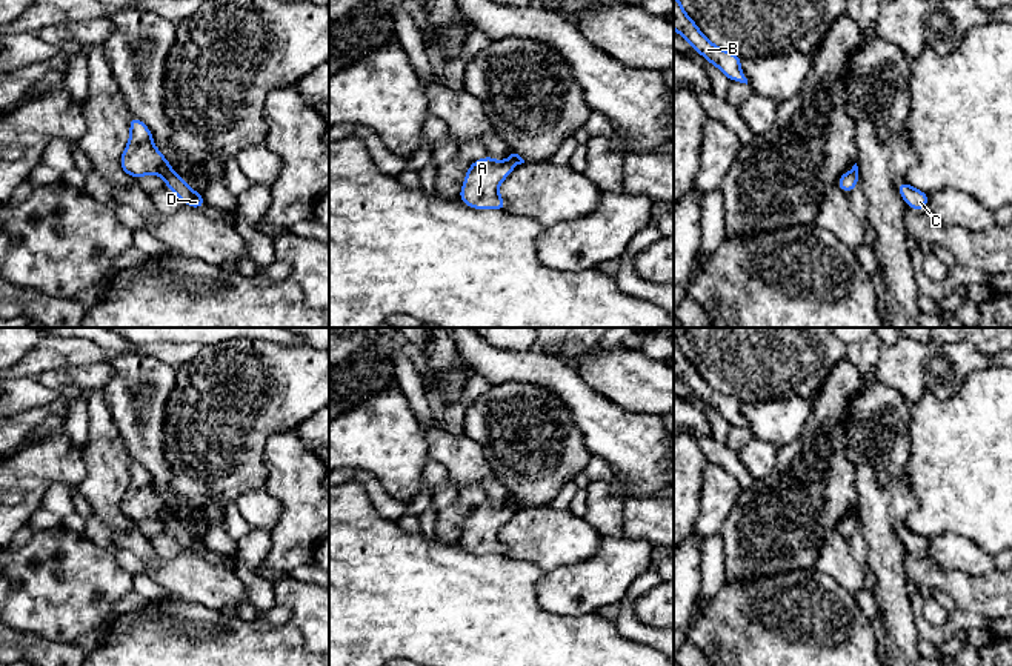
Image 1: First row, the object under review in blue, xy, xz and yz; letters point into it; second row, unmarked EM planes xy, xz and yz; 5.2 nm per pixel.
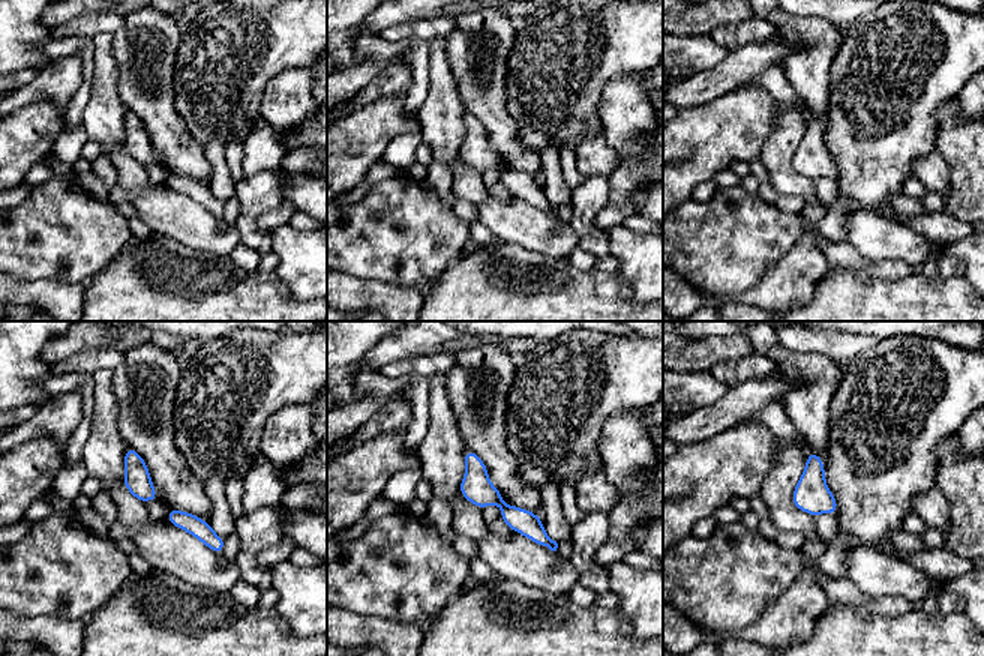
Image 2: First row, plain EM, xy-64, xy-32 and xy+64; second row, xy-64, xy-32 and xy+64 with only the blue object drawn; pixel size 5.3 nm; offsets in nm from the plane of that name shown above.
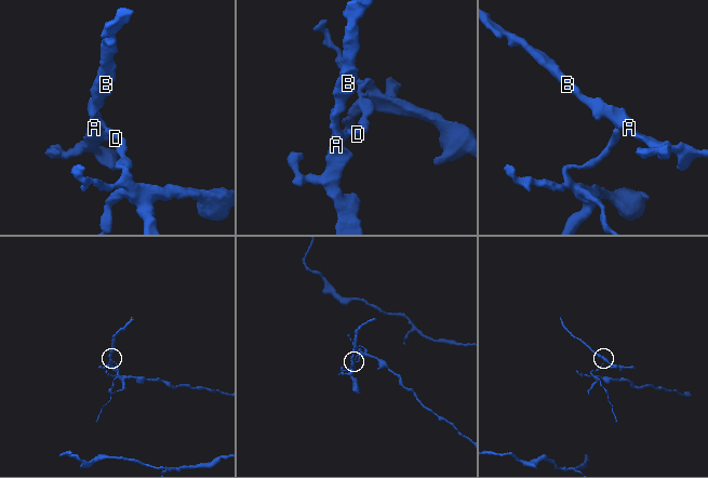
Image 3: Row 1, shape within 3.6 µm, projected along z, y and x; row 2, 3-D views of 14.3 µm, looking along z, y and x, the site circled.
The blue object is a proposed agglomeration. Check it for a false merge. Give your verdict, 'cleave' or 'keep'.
cleave

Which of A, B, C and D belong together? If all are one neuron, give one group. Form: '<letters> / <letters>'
A B C / D

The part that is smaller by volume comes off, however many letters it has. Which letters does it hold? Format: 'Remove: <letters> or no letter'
Remove: A, B, C

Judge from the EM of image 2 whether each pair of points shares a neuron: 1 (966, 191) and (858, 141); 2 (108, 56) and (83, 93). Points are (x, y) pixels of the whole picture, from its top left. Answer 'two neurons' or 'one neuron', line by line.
1: two neurons
2: two neurons

